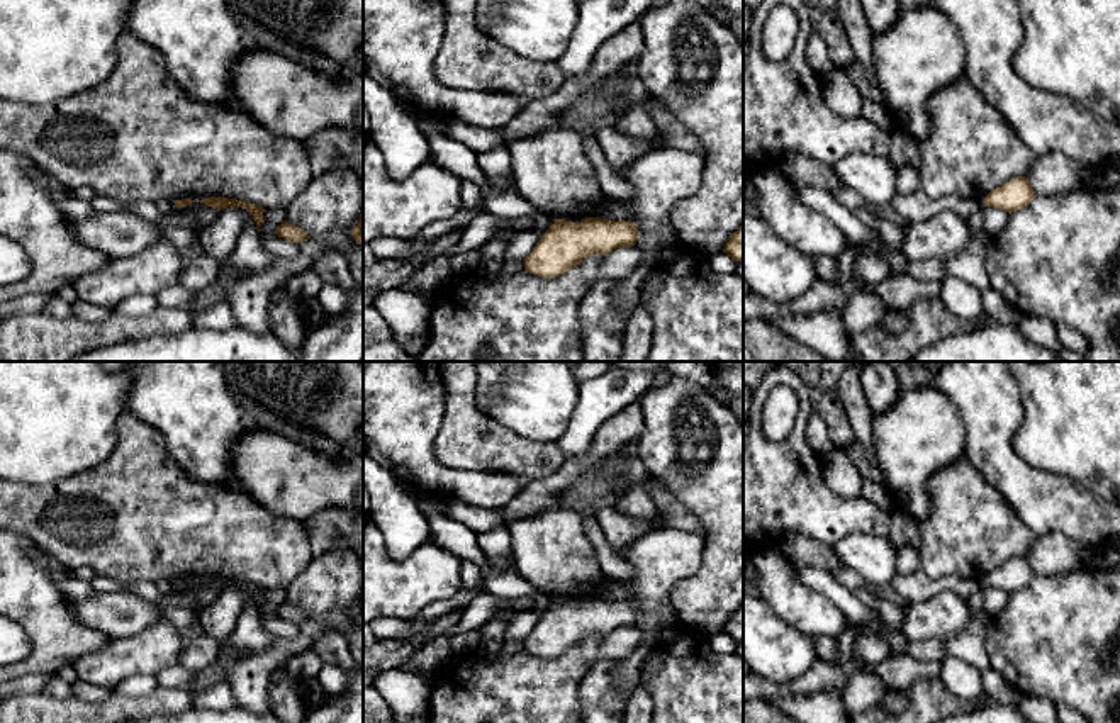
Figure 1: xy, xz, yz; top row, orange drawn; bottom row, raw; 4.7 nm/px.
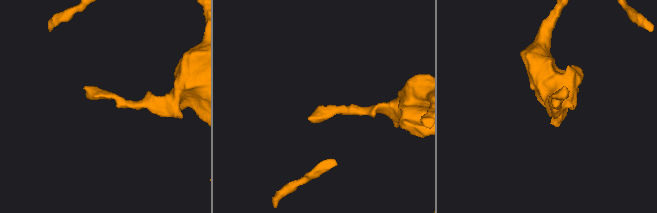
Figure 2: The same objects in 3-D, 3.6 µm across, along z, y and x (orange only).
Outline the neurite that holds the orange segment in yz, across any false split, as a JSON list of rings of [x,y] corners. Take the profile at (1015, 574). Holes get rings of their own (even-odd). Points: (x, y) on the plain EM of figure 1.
[[[1016,557],[1006,562],[1001,567],[991,570],[984,579],[983,584],[1001,589],[1008,594],[1016,592],[1028,586],[1035,579],[1035,572],[1027,557]]]

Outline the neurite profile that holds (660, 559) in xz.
[[[664,526],[635,538],[623,548],[623,558],[633,567],[633,577],[614,582],[621,582],[633,591],[633,596],[628,601],[638,606],[640,618],[635,628],[643,635],[643,642],[638,647],[621,660],[616,660],[616,669],[613,672],[613,686],[623,699],[623,713],[638,686],[640,665],[655,647],[653,635],[667,616],[677,616],[670,602],[672,589],[677,582],[694,575],[701,569],[704,543],[703,533]]]

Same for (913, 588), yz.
[[[921,569],[913,574],[896,574],[891,586],[906,602],[923,602],[938,594],[955,594],[967,599],[981,591],[983,580],[949,575],[932,579]]]

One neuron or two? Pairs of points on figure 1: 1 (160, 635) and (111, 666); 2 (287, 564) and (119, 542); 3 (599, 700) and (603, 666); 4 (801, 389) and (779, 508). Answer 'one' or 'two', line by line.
1: one
2: one
3: one
4: one

